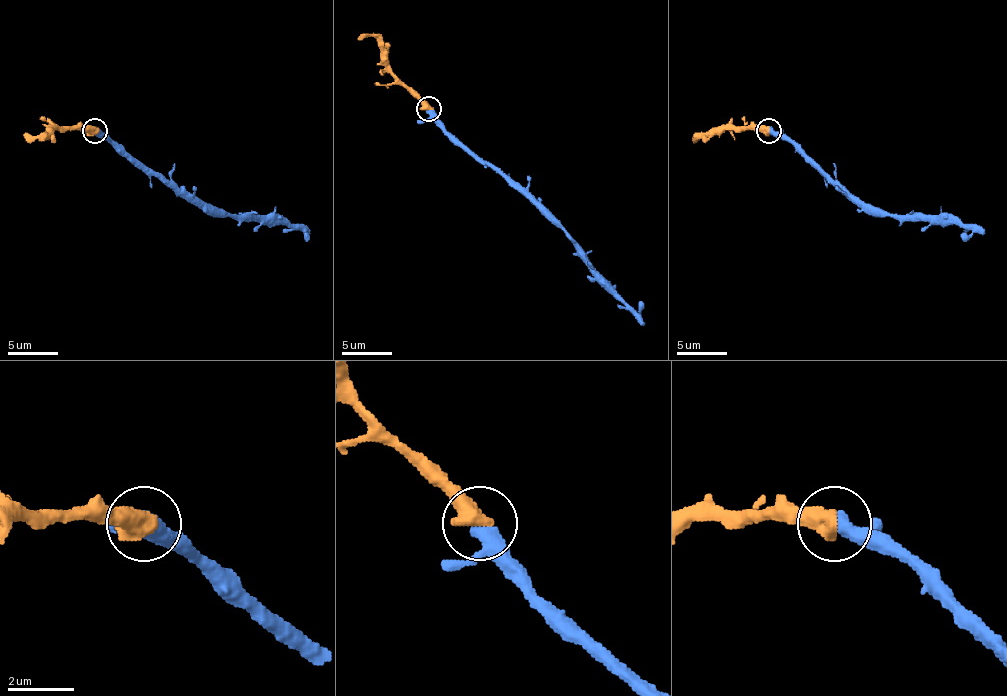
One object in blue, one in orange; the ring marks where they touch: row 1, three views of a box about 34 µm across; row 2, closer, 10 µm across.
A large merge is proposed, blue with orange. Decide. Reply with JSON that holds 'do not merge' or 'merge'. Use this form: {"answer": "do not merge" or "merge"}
{"answer": "merge"}

